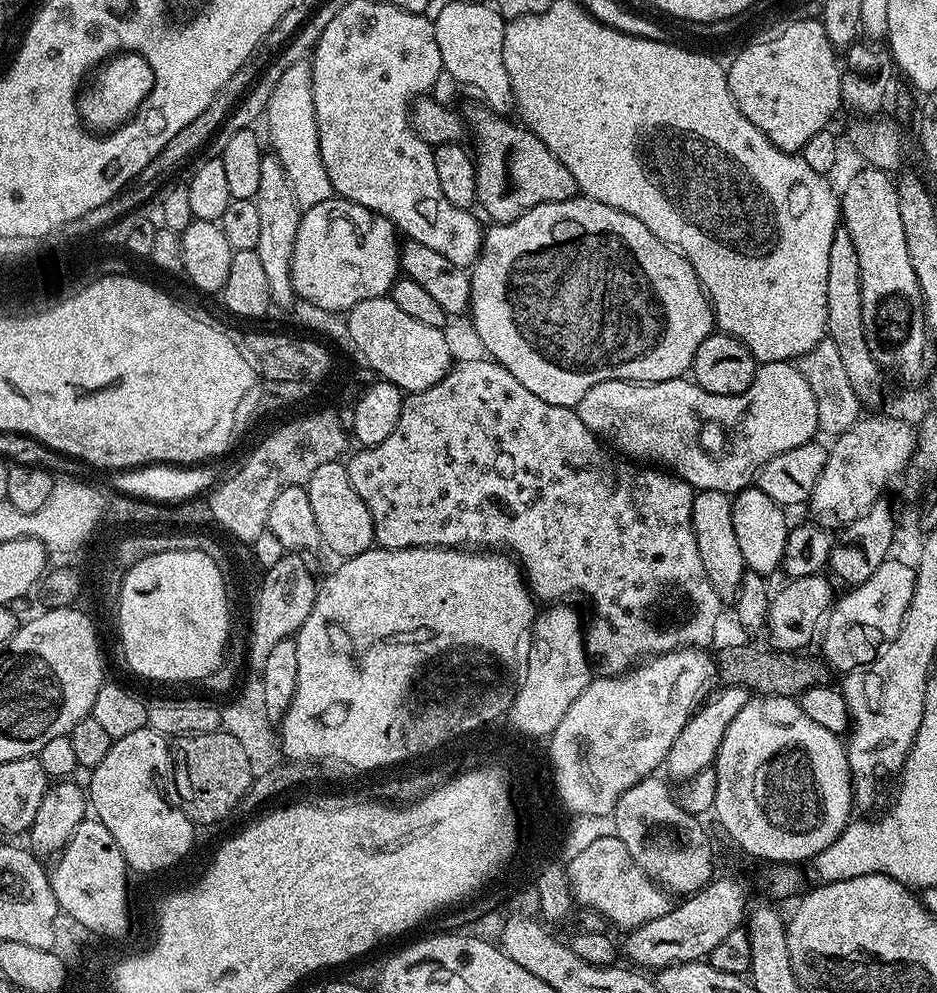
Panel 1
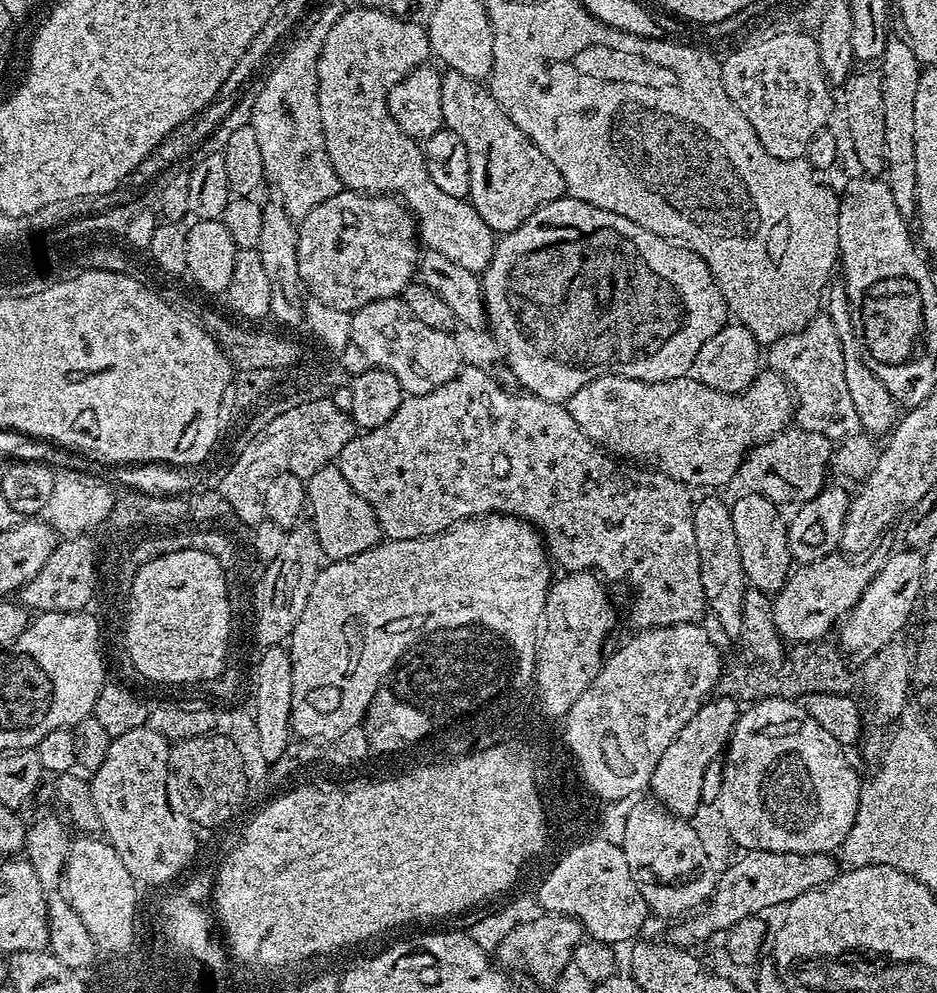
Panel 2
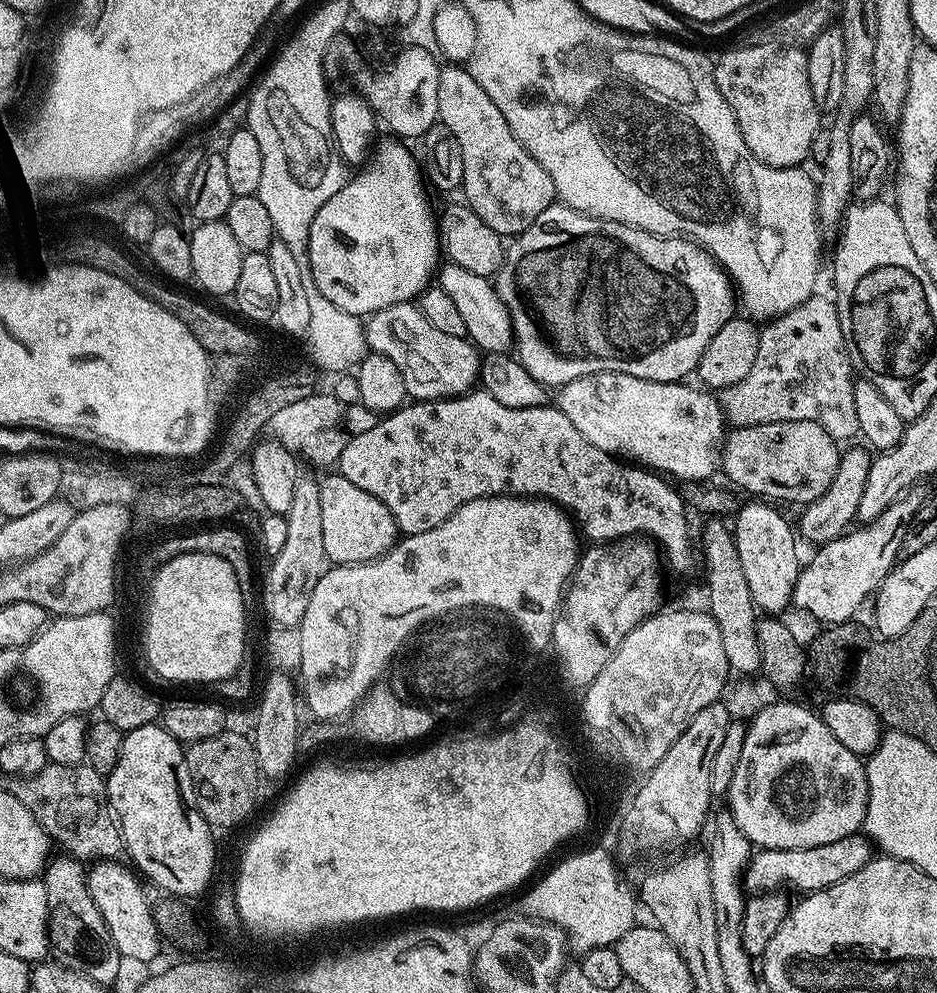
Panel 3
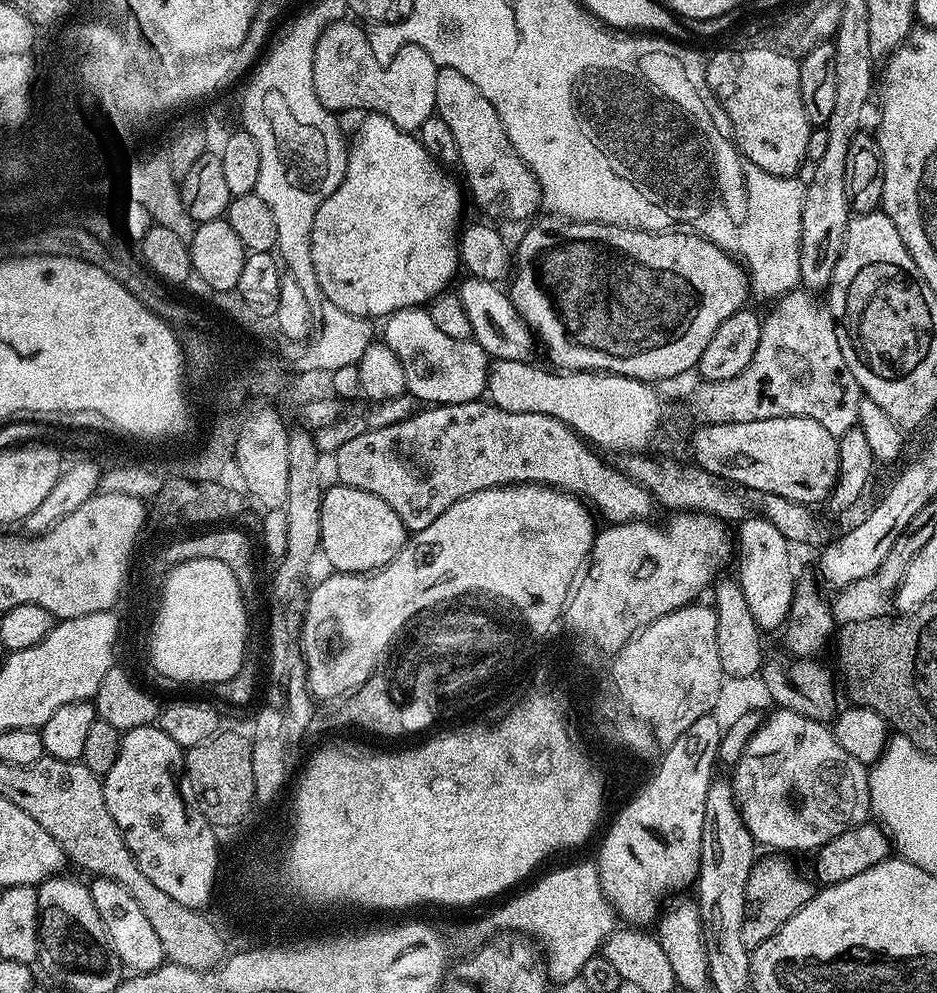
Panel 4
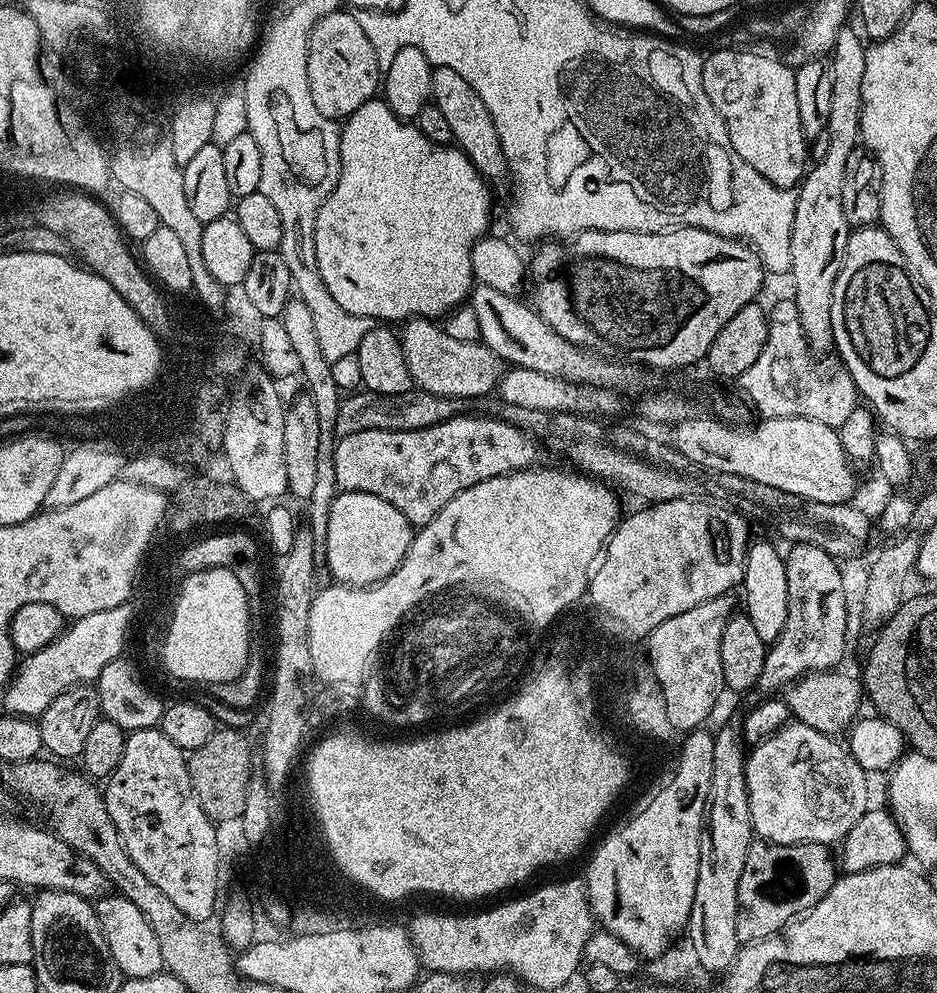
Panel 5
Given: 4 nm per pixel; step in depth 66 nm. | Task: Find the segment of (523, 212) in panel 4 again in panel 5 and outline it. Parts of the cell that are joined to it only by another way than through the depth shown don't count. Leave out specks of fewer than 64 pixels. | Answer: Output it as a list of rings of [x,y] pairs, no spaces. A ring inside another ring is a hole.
[[[433,67],[430,96],[438,106],[438,110],[442,110],[447,124],[450,125],[455,147],[464,149],[464,153],[468,155],[470,162],[474,162],[481,176],[495,182],[500,175],[505,175],[504,155],[502,146],[498,142],[498,134],[494,130],[494,122],[486,106],[482,106],[482,98],[474,94],[470,82],[466,82],[462,74],[454,74],[454,70]]]

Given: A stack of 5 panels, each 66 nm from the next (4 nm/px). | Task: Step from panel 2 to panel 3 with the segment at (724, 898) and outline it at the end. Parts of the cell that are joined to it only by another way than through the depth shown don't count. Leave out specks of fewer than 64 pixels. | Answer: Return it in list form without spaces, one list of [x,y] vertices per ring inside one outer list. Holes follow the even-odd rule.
[[[860,834],[838,838],[838,842],[826,842],[826,846],[765,848],[753,851],[742,884],[752,894],[772,894],[780,890],[776,888],[793,888],[800,892],[796,894],[817,892],[834,882],[842,882],[842,878],[850,878],[850,874],[862,870],[873,856],[873,847]]]

